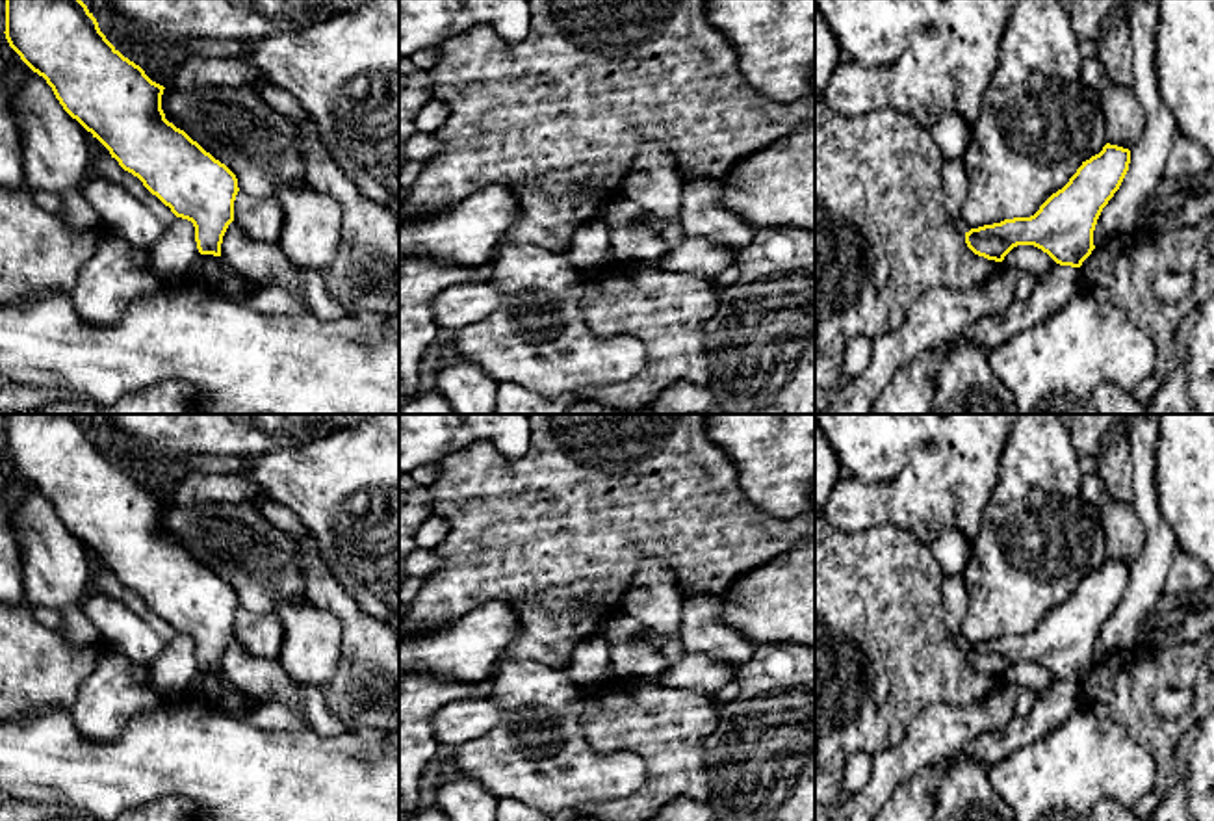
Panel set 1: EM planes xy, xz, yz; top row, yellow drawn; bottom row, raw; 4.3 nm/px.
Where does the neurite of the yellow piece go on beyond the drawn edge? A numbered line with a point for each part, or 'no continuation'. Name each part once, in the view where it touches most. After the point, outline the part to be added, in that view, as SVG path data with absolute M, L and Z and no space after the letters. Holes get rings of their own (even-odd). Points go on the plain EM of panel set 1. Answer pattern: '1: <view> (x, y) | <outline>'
no continuation

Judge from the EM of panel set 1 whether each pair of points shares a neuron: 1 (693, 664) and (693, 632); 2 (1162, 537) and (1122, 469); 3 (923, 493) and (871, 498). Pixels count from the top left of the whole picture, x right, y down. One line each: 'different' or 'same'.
1: different
2: different
3: same

